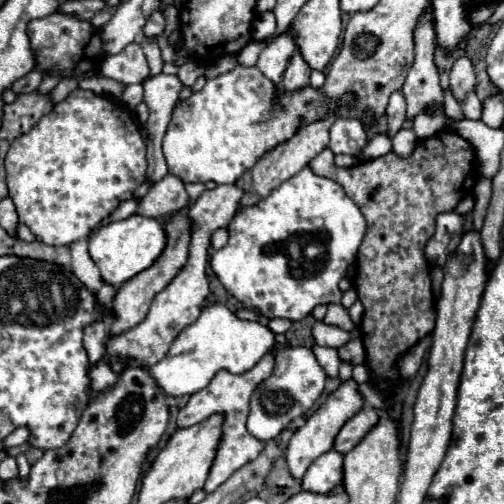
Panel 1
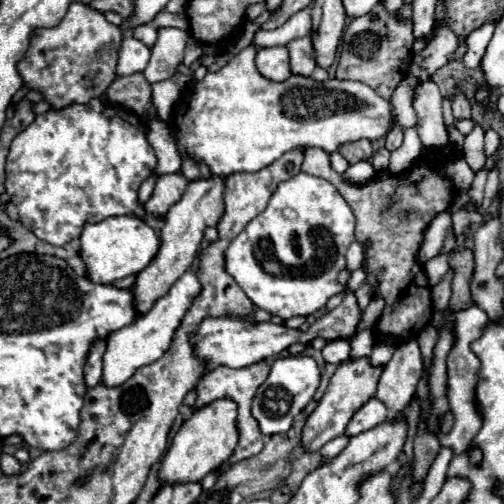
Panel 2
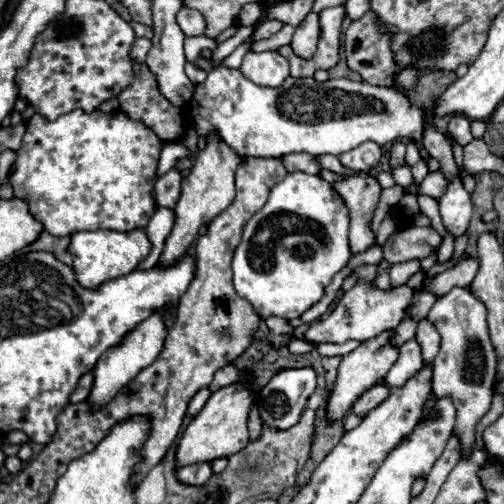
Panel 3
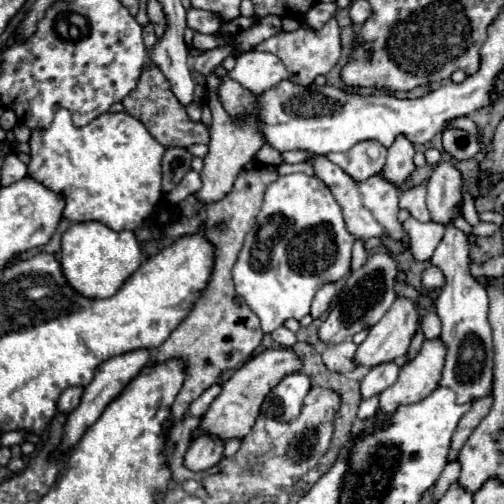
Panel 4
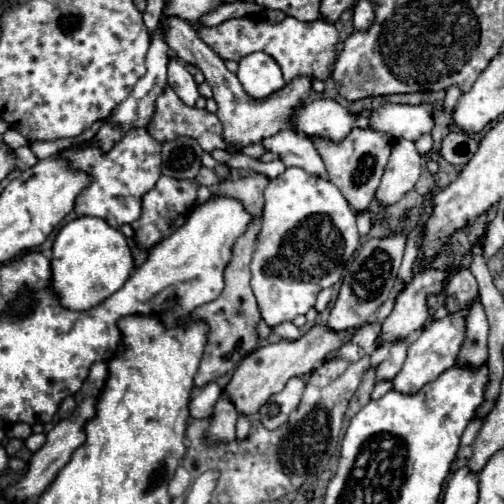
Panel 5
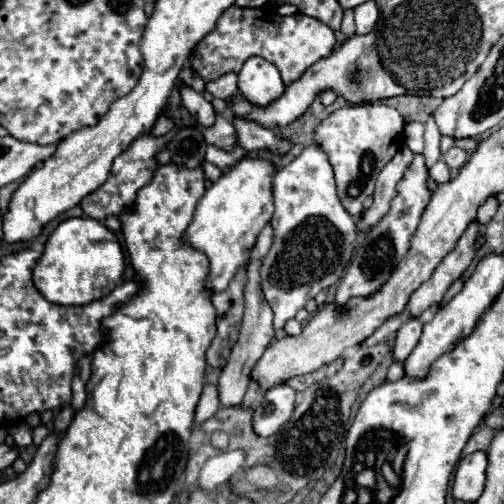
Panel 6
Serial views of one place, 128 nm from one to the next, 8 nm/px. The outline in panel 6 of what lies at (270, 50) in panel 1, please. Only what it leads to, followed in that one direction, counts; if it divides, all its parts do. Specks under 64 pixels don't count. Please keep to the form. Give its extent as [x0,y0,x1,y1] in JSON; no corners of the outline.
[238,56,284,106]

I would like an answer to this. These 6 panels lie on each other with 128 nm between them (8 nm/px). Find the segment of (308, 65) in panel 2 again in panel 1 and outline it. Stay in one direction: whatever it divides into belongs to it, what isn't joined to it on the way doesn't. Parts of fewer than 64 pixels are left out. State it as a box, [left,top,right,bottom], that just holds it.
[276,54,310,96]

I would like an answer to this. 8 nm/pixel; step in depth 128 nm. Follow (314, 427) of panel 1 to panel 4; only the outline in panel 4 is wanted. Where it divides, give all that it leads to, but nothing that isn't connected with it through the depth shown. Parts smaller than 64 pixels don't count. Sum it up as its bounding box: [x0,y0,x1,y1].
[354,298,418,366]

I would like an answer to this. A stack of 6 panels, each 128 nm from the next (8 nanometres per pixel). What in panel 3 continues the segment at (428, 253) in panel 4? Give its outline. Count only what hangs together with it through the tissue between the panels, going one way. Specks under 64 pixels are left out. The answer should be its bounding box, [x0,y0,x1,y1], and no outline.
[390,260,420,288]

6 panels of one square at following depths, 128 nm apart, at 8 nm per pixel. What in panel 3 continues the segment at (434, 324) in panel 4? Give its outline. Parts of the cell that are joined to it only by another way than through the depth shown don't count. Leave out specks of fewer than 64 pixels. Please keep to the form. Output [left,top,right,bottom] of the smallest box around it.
[416,318,440,366]

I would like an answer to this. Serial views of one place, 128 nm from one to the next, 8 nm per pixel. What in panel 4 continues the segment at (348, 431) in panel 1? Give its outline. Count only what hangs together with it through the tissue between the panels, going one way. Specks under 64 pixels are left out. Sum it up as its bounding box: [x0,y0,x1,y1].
[360,362,398,400]

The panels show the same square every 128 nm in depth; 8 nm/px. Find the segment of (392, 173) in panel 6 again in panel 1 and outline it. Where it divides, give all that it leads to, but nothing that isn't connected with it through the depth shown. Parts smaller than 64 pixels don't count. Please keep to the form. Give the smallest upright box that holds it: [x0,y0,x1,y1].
[386,90,406,136]

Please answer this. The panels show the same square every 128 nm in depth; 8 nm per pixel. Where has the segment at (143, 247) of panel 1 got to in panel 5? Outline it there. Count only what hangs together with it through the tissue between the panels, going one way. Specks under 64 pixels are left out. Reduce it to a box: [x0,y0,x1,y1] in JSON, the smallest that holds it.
[52,216,134,310]

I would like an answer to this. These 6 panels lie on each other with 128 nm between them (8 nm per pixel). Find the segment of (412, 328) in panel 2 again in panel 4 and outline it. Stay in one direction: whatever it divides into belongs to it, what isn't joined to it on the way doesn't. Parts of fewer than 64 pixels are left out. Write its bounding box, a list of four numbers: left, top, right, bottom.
[256,144,284,166]

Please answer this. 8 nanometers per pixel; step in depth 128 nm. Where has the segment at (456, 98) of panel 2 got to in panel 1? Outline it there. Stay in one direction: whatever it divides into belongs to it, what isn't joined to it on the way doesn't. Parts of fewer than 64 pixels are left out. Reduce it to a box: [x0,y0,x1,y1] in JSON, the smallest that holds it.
[450,54,476,100]

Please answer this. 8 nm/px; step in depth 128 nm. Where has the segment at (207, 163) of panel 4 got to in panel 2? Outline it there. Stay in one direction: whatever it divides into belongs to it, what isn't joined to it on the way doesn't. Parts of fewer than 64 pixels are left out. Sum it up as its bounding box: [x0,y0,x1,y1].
[132,176,224,316]

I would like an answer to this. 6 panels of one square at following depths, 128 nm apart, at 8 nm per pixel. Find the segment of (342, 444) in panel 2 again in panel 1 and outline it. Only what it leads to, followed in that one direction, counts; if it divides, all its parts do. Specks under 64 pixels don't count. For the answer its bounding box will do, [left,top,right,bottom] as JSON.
[302,450,344,494]

